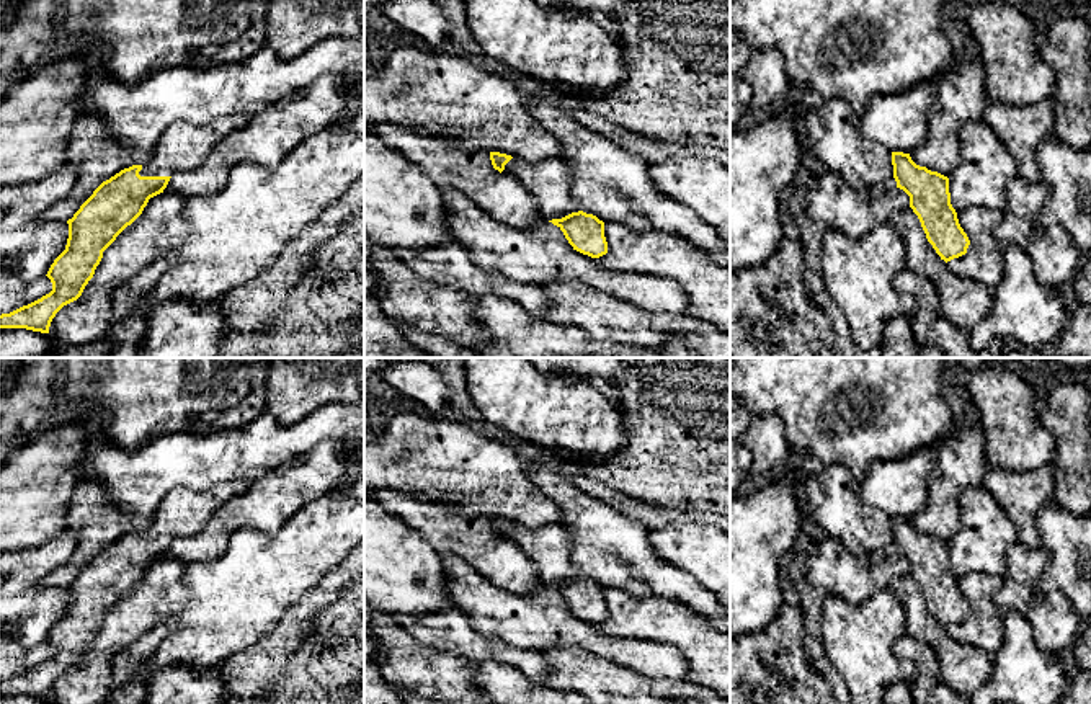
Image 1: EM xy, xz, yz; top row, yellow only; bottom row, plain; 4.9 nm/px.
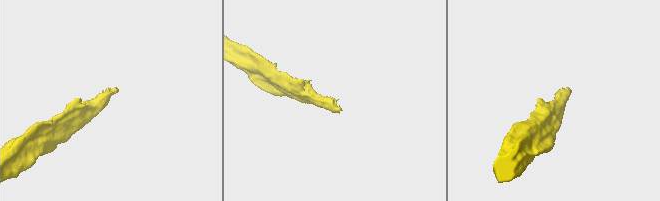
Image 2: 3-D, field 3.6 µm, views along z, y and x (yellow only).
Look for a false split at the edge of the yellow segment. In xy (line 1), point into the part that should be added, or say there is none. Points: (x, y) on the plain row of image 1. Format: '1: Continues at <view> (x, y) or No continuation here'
1: Continues at xy (183, 512)

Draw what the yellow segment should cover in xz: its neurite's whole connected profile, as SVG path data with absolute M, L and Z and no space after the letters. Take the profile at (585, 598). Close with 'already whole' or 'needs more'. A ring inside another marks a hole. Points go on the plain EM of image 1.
M490 518L490 526L495 536L514 542L526 554L542 585L557 591L573 616L591 624L608 619L604 588L583 578L573 567L570 559L573 541L563 524L552 523L532 529Z; needs more

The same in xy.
M240 483L209 490L175 487L160 501L152 524L103 547L69 590L65 616L47 637L52 657L41 665L0 681L0 694L49 699L56 679L77 666L93 644L103 617L144 577L149 565L163 559L175 539L196 534L229 498L245 490Z; needs more

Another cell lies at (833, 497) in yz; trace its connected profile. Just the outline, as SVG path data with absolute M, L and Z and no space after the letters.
M823 466L818 474L804 477L802 483L815 523L828 537L839 539L851 554L872 555L877 549L893 542L892 518L862 503L857 490L859 482L846 466Z

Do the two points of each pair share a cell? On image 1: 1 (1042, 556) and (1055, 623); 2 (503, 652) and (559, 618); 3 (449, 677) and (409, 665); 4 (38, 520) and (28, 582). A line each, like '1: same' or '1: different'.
1: same
2: different
3: same
4: different

